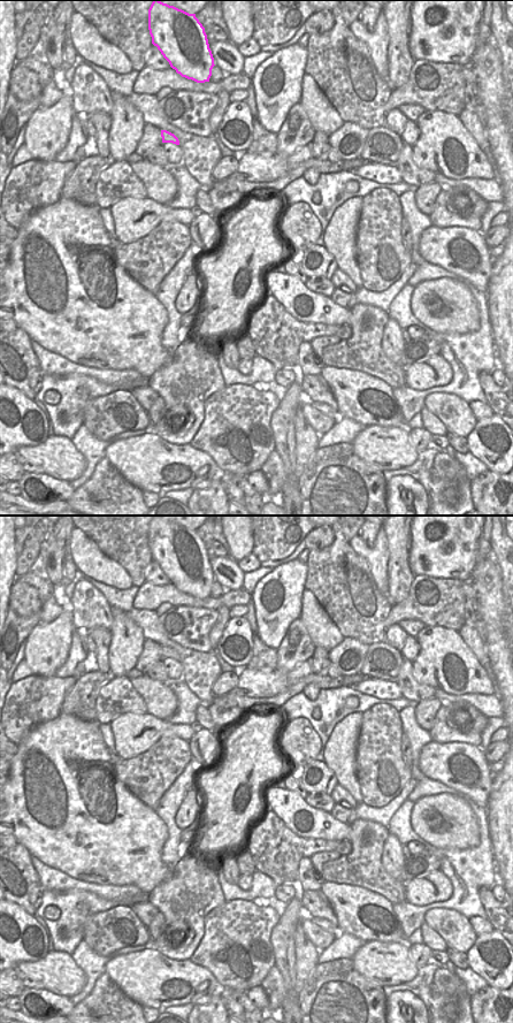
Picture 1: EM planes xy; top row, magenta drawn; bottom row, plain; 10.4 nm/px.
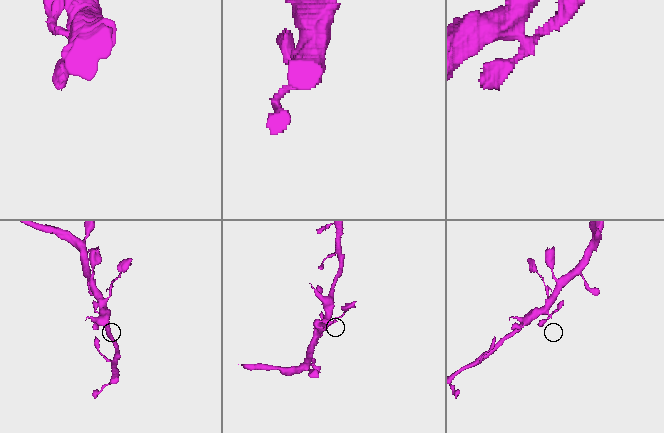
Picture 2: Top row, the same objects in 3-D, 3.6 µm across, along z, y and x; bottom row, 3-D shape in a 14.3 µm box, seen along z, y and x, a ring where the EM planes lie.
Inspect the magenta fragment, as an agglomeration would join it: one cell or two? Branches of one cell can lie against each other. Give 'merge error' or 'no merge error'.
no merge error

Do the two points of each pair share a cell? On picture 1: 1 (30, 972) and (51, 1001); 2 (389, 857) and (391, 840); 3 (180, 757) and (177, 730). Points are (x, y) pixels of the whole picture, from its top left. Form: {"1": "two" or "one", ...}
{"1": "two", "2": "one", "3": "two"}

